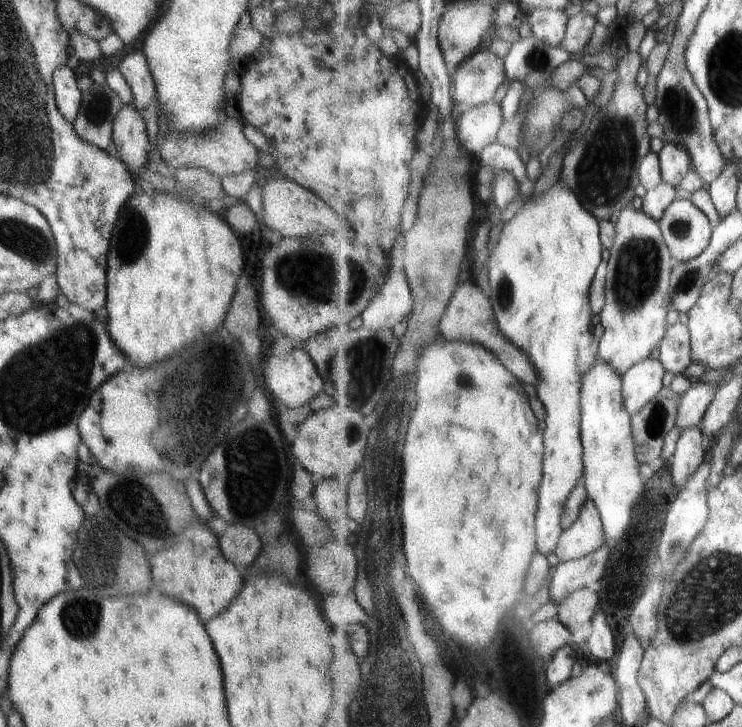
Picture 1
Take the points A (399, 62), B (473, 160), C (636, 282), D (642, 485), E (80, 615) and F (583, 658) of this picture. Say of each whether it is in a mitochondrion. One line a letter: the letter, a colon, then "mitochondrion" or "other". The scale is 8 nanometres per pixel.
A: other
B: other
C: mitochondrion
D: other
E: mitochondrion
F: other

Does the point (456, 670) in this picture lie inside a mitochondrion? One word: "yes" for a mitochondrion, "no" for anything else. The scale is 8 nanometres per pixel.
no

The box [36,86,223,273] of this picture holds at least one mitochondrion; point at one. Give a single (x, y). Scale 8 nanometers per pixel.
(132, 235)

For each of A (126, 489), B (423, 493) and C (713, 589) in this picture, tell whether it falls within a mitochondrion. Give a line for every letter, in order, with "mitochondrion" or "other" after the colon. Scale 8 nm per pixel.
A: other
B: other
C: mitochondrion

